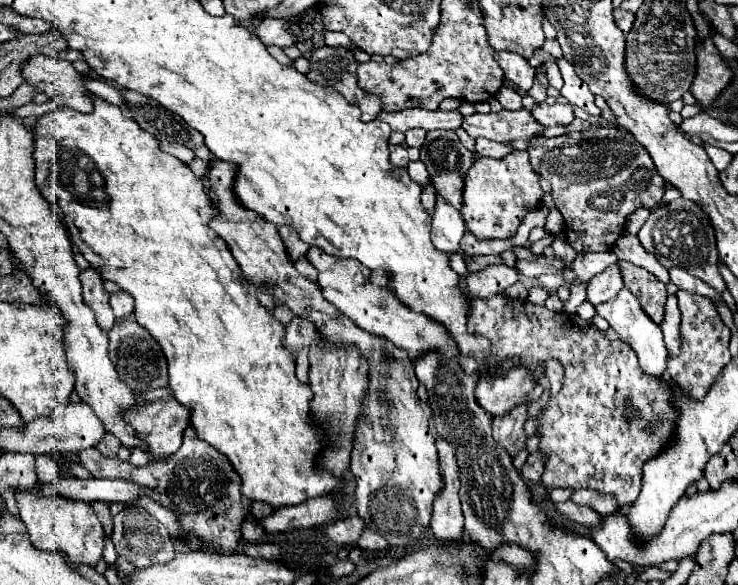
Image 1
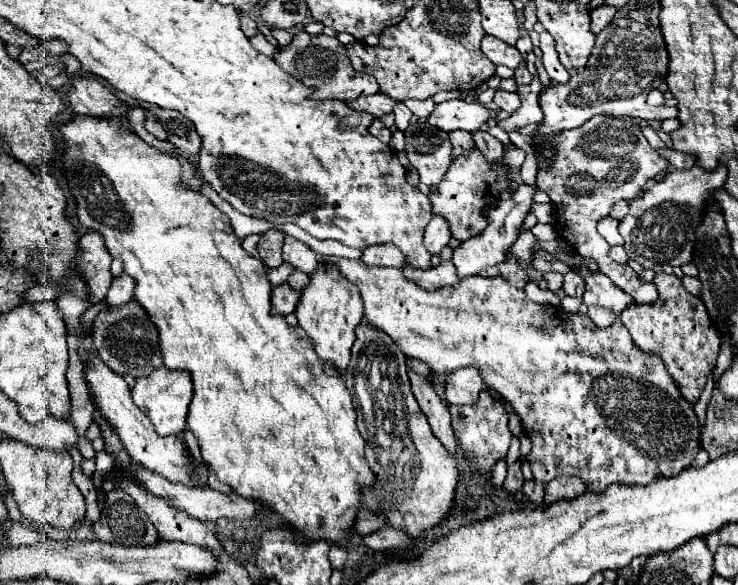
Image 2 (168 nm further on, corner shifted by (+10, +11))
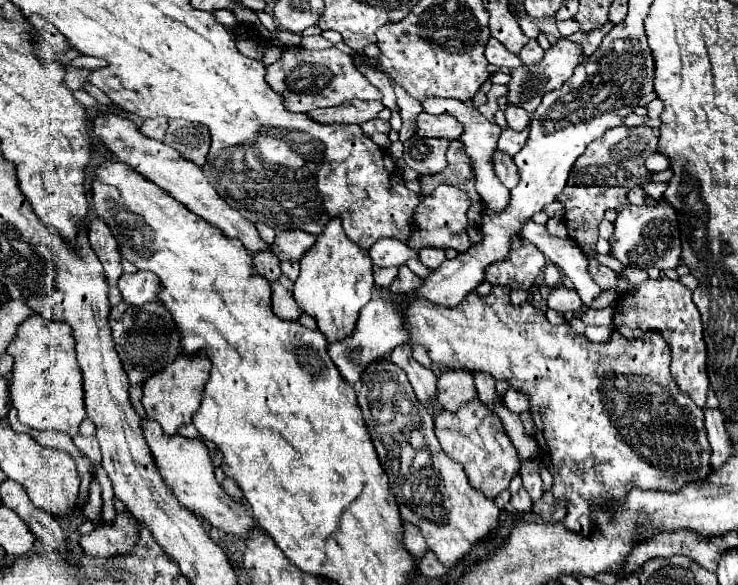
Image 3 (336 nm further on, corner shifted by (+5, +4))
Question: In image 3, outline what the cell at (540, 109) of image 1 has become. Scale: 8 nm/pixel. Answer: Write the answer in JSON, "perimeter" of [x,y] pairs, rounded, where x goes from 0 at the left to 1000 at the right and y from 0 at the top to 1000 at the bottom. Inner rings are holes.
{"perimeter":[[[682,222],[676,239],[673,239],[673,256],[684,260],[690,267],[698,267],[709,250],[711,250],[711,232],[717,222],[711,226],[695,226],[695,222]]]}

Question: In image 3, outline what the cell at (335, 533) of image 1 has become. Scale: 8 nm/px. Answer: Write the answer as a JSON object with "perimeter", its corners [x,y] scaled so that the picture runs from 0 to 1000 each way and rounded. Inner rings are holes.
{"perimeter":[[[546,892],[546,903],[549,903],[549,909],[546,909],[546,926],[549,926],[551,940],[554,940],[562,954],[573,954],[573,950],[581,944],[581,937],[579,937],[579,930],[576,930],[576,920],[570,916],[570,906],[568,906],[565,899],[554,896],[554,892]]]}

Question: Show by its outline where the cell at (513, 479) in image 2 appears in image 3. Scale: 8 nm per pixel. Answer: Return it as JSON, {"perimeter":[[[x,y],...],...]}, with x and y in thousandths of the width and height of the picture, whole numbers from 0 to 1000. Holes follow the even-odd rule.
{"perimeter":[[[706,834],[698,848],[692,848],[692,855],[684,862],[684,875],[717,875],[720,872],[722,855],[717,851],[717,844]]]}

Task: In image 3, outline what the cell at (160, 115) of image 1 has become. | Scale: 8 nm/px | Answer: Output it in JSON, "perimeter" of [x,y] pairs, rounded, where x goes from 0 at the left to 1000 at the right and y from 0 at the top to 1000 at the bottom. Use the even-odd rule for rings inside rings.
{"perimeter":[[[229,205],[221,243],[237,253],[248,270],[264,277],[267,284],[275,284],[286,250],[286,232],[283,219],[275,212],[256,205]]]}

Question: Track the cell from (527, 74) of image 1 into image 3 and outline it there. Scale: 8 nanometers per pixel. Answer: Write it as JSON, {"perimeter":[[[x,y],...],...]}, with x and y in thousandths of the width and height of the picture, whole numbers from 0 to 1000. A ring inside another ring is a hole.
{"perimeter":[[[663,65],[660,79],[657,79],[657,99],[660,99],[663,109],[671,109],[673,116],[676,113],[684,113],[684,116],[695,120],[695,116],[706,113],[706,99],[703,96],[695,96],[682,75],[676,75],[668,65]]]}

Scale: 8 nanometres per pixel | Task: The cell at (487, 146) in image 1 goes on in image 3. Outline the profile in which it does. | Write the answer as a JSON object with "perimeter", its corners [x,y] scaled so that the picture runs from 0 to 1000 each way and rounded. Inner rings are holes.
{"perimeter":[[[671,260],[668,267],[668,277],[671,277],[671,294],[676,301],[676,308],[692,325],[701,318],[703,311],[703,294],[701,294],[701,284],[695,277],[692,267],[684,267],[682,260]]]}

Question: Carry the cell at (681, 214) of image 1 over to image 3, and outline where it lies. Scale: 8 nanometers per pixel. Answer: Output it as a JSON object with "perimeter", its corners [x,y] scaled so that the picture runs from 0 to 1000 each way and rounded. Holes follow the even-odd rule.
{"perimeter":[[[896,342],[896,349],[890,349],[890,356],[850,349],[833,376],[833,397],[825,410],[825,417],[828,417],[828,438],[836,441],[839,448],[844,448],[847,455],[869,458],[869,462],[917,458],[917,451],[923,448],[917,362],[912,362],[912,356],[907,356],[907,349],[901,349],[901,342]]]}

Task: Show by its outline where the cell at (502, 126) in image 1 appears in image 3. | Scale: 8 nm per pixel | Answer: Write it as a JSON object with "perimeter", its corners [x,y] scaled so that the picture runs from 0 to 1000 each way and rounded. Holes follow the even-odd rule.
{"perimeter":[[[565,195],[562,198],[565,222],[562,229],[570,236],[608,236],[617,239],[619,226],[625,226],[625,212],[614,205],[614,198],[584,198],[584,195]]]}

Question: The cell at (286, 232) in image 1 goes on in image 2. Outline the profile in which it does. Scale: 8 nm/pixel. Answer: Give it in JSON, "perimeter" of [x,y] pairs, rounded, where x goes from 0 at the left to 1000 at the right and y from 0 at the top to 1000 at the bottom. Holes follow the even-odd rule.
{"perimeter":[[[366,391],[366,395],[355,398],[355,405],[350,412],[352,443],[369,460],[379,456],[382,453],[382,419],[385,419],[385,398],[382,395]]]}

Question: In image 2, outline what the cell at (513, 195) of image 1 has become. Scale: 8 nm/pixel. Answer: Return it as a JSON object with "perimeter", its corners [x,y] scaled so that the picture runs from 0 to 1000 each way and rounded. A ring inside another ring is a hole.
{"perimeter":[[[640,255],[626,268],[618,268],[602,306],[585,320],[585,364],[604,371],[612,391],[612,405],[631,412],[650,402],[661,388],[659,357],[678,344],[680,326],[694,320],[696,313],[691,306],[691,285],[683,279],[683,268],[678,275],[661,275],[656,265],[650,265],[648,255]]]}

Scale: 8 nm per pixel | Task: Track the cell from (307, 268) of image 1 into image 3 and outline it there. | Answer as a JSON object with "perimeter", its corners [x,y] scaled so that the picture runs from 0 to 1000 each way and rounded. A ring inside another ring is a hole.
{"perimeter":[[[383,393],[373,403],[373,414],[367,417],[370,434],[378,444],[408,444],[408,438],[421,424],[427,414],[427,403],[411,393]]]}

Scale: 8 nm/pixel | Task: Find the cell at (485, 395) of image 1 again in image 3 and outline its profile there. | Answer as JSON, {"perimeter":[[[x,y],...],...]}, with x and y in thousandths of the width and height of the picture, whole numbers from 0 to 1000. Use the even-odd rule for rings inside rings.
{"perimeter":[[[627,629],[606,632],[592,646],[589,687],[608,704],[617,704],[625,691],[641,684],[644,674],[646,667],[641,660],[641,643]]]}

